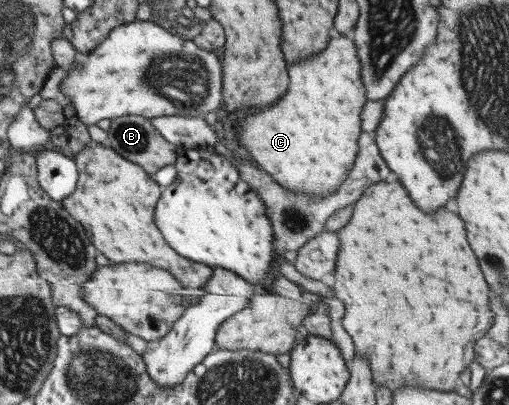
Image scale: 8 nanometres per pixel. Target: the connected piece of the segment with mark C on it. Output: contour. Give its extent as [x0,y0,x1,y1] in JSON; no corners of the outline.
[235,31,366,198]

